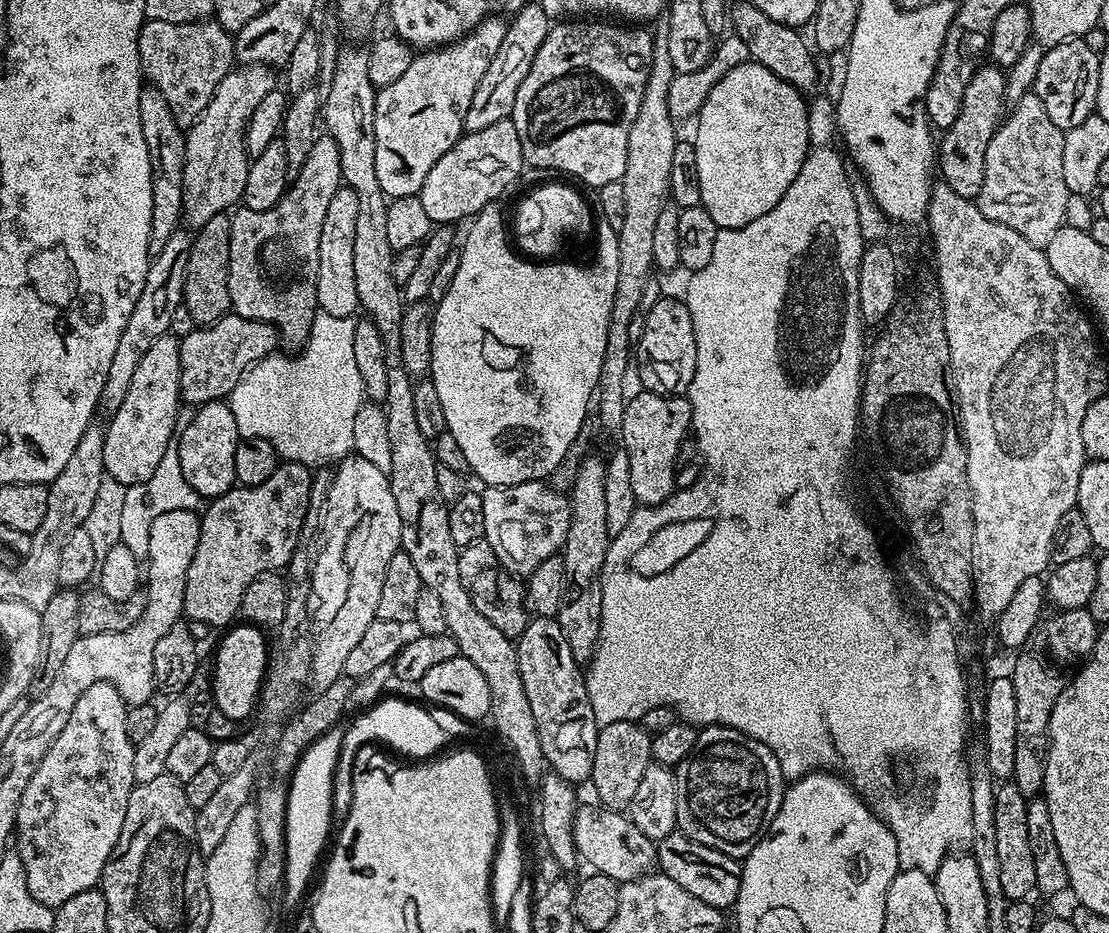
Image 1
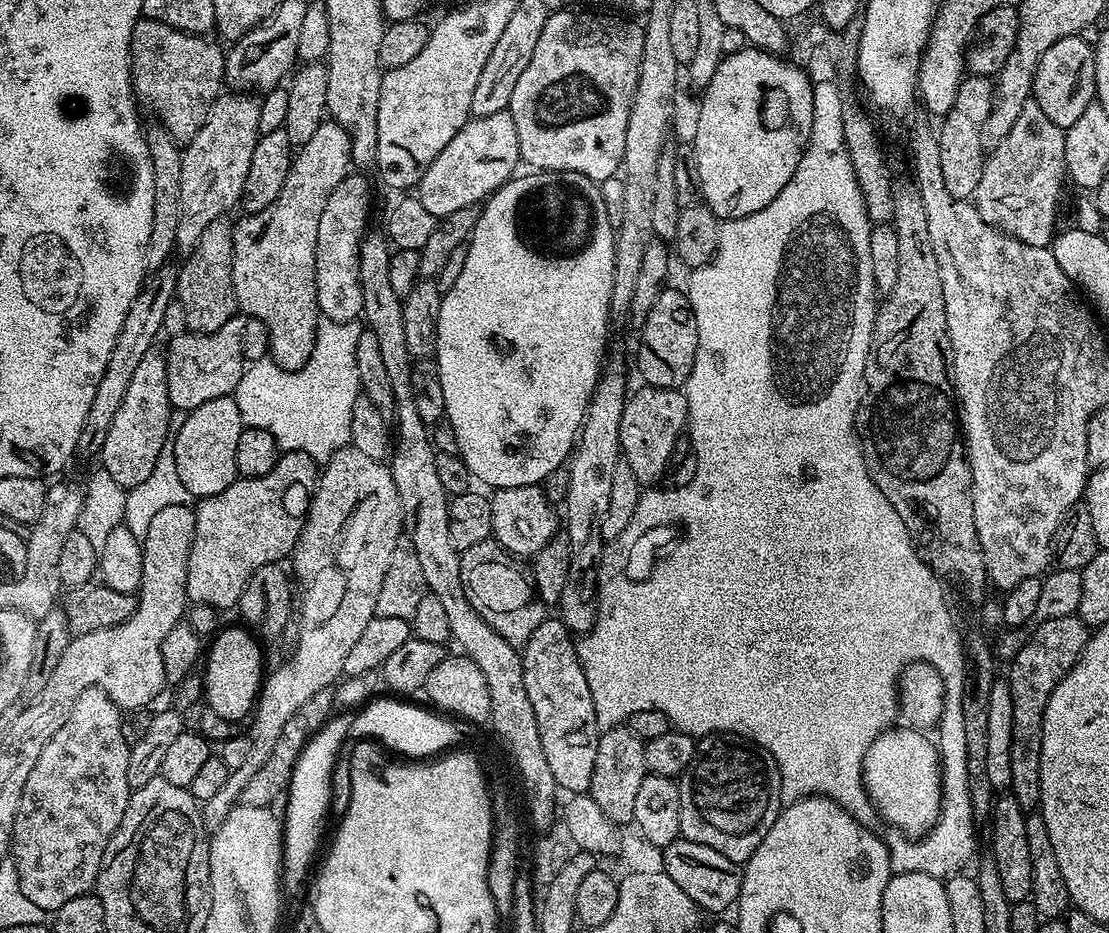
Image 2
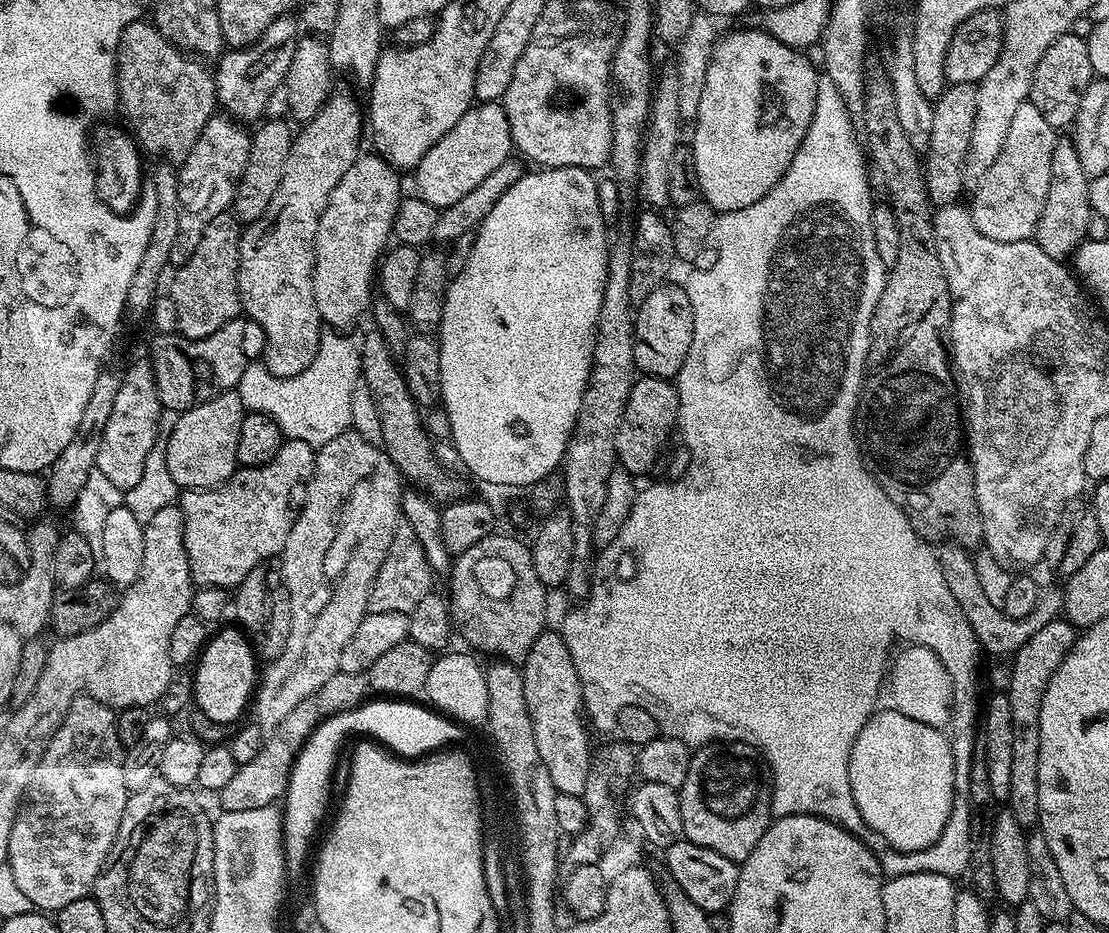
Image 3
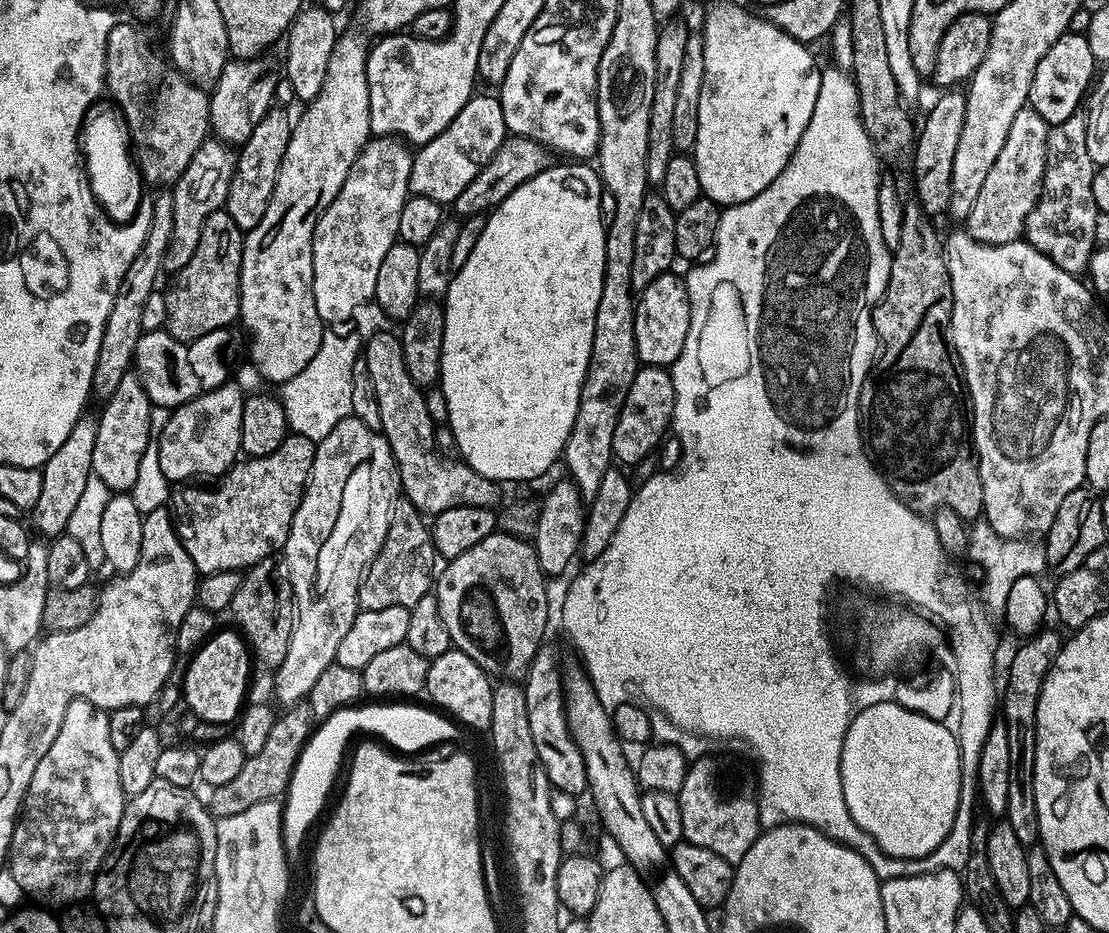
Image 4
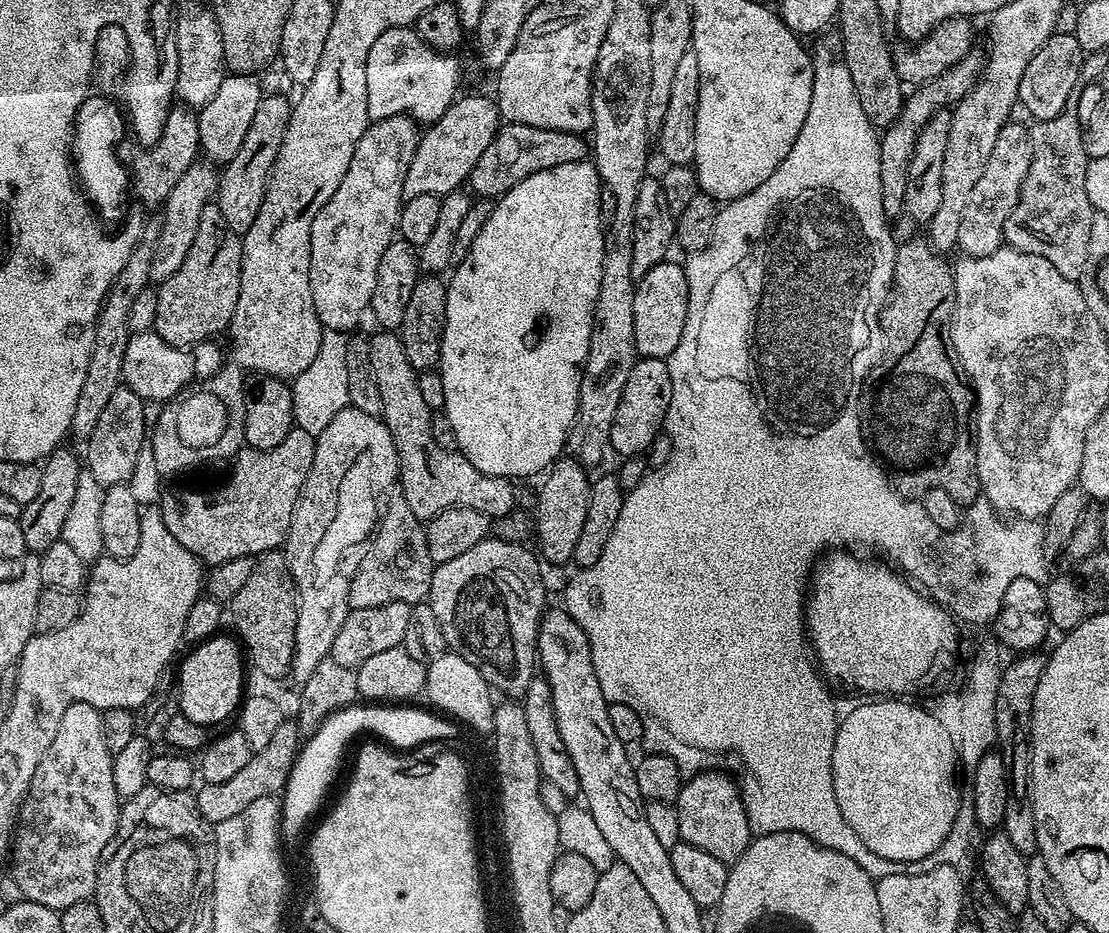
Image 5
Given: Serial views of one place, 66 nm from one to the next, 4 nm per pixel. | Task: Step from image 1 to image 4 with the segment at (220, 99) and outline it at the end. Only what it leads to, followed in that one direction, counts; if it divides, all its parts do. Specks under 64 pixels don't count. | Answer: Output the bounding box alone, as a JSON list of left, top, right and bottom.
[163,138,237,274]

